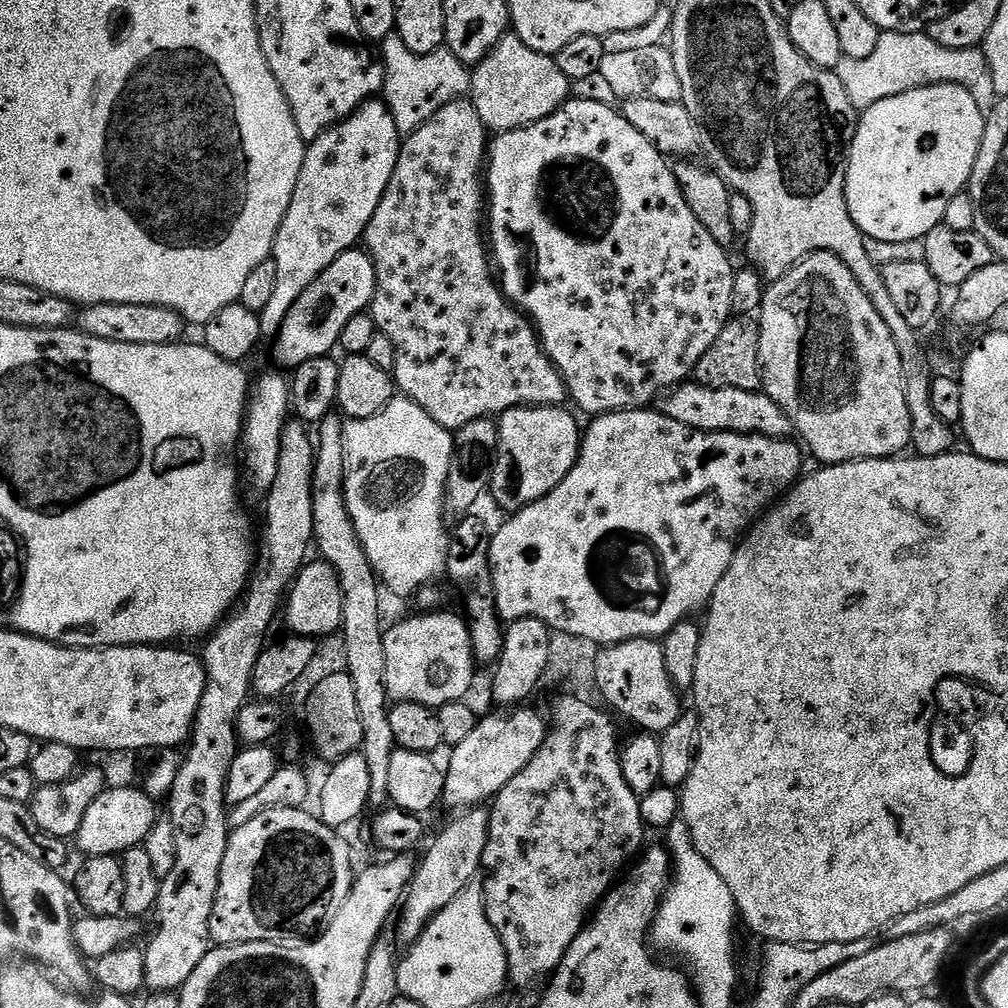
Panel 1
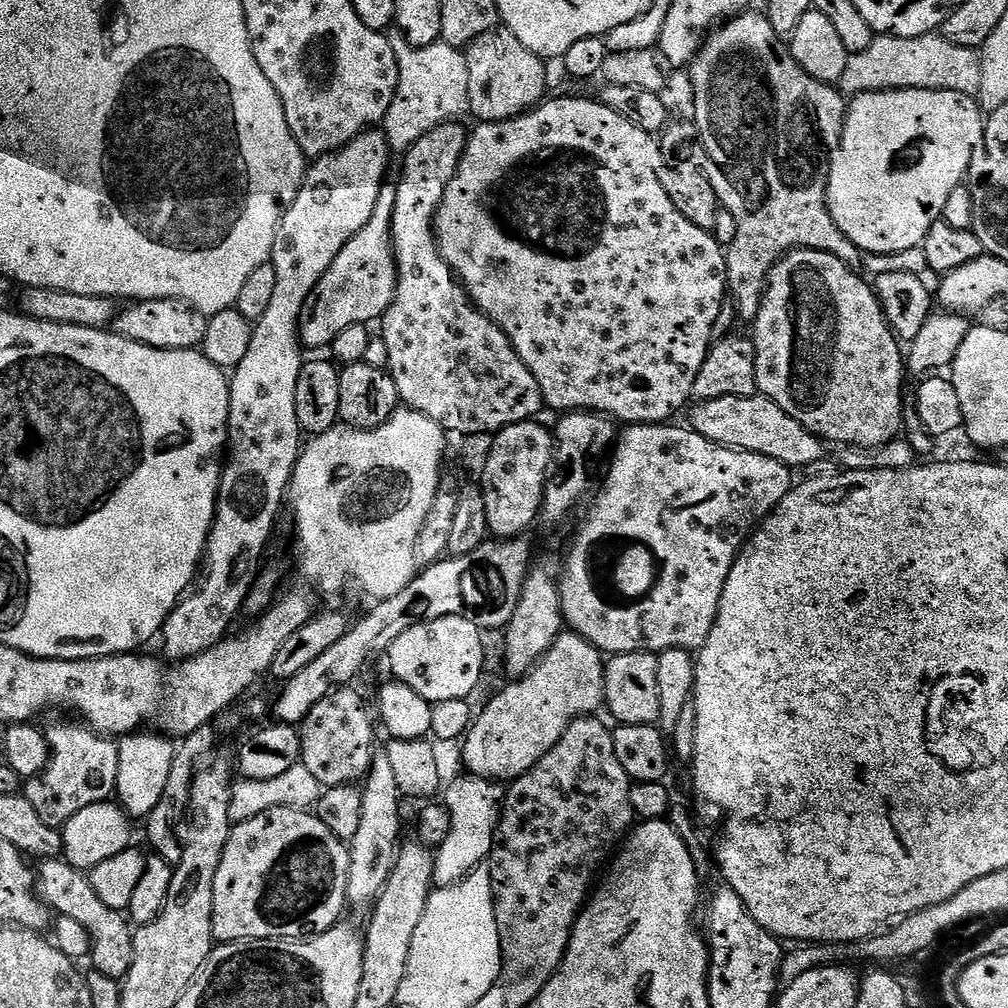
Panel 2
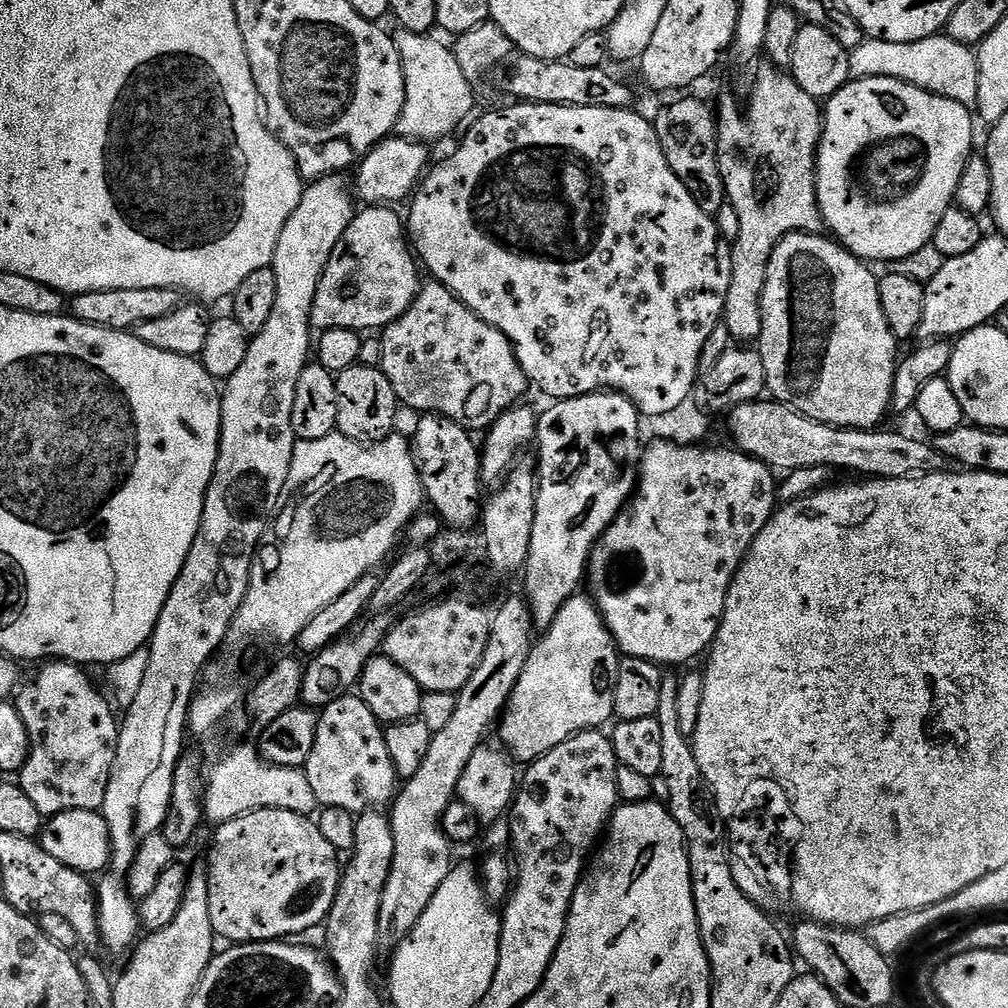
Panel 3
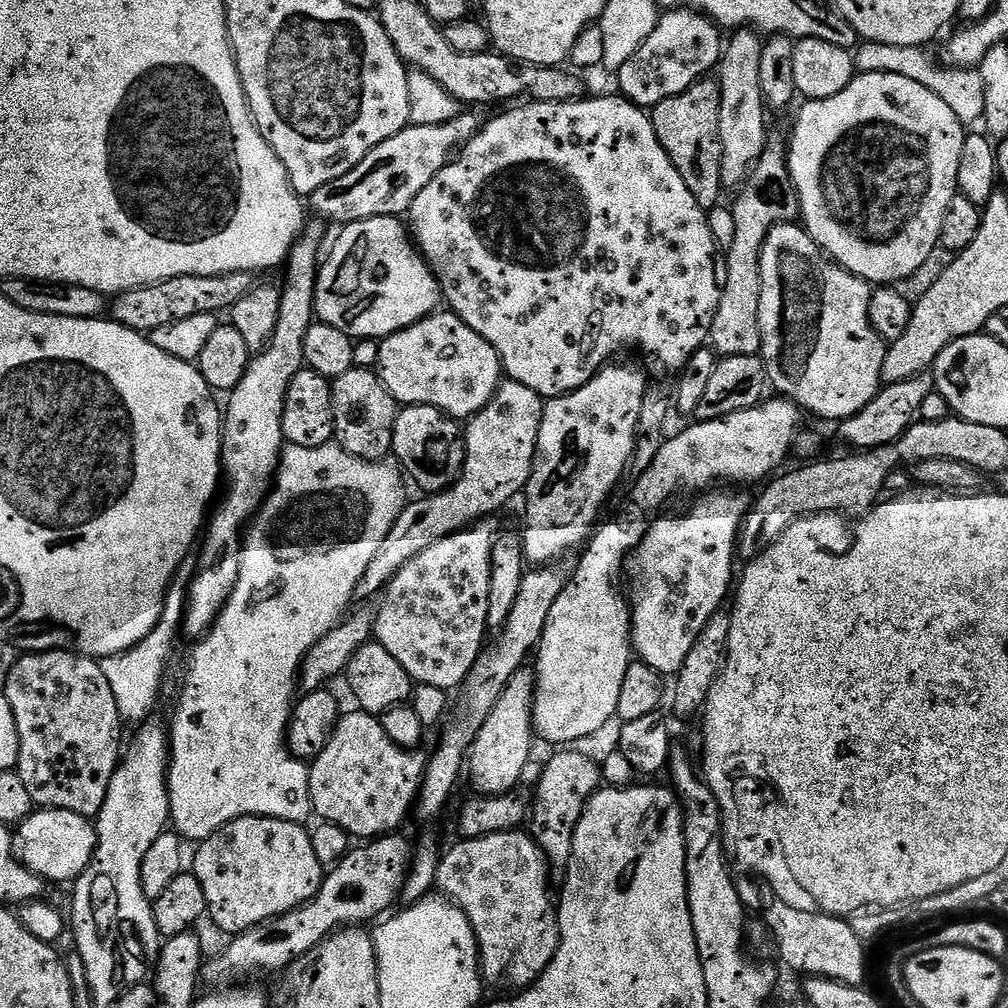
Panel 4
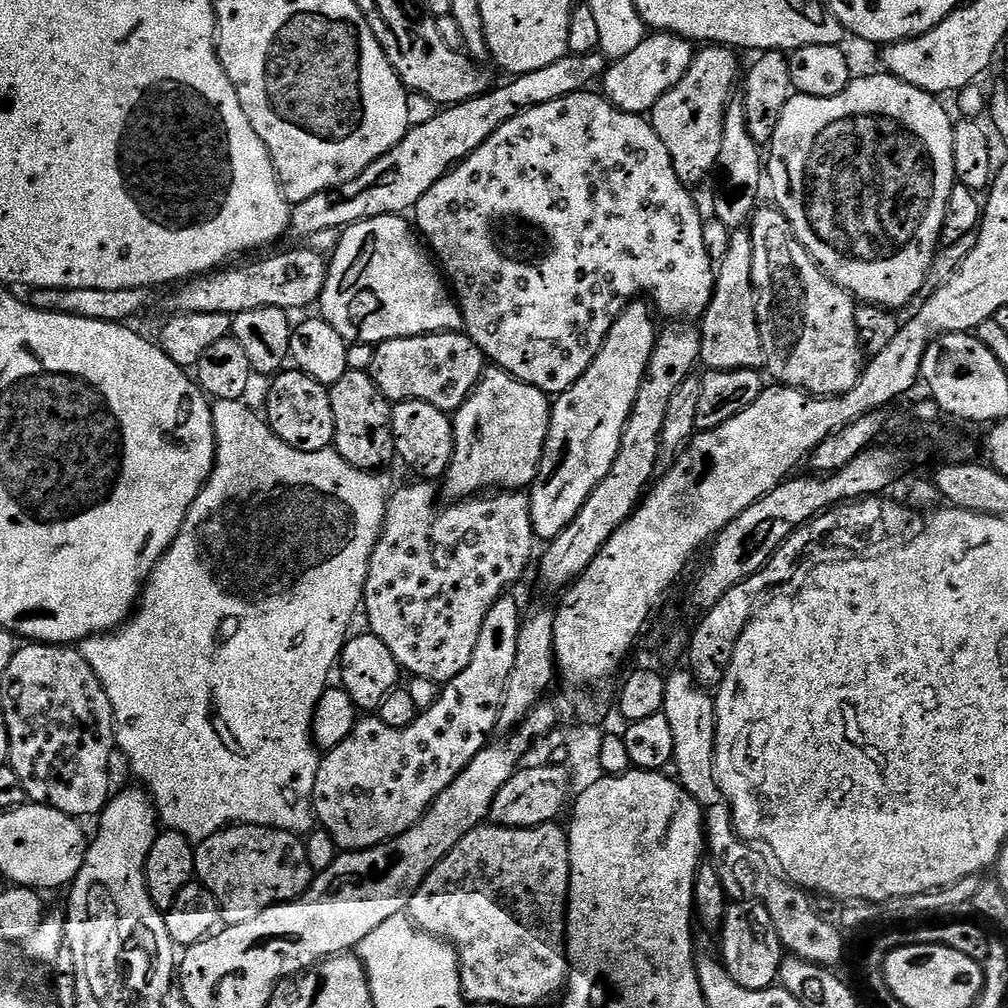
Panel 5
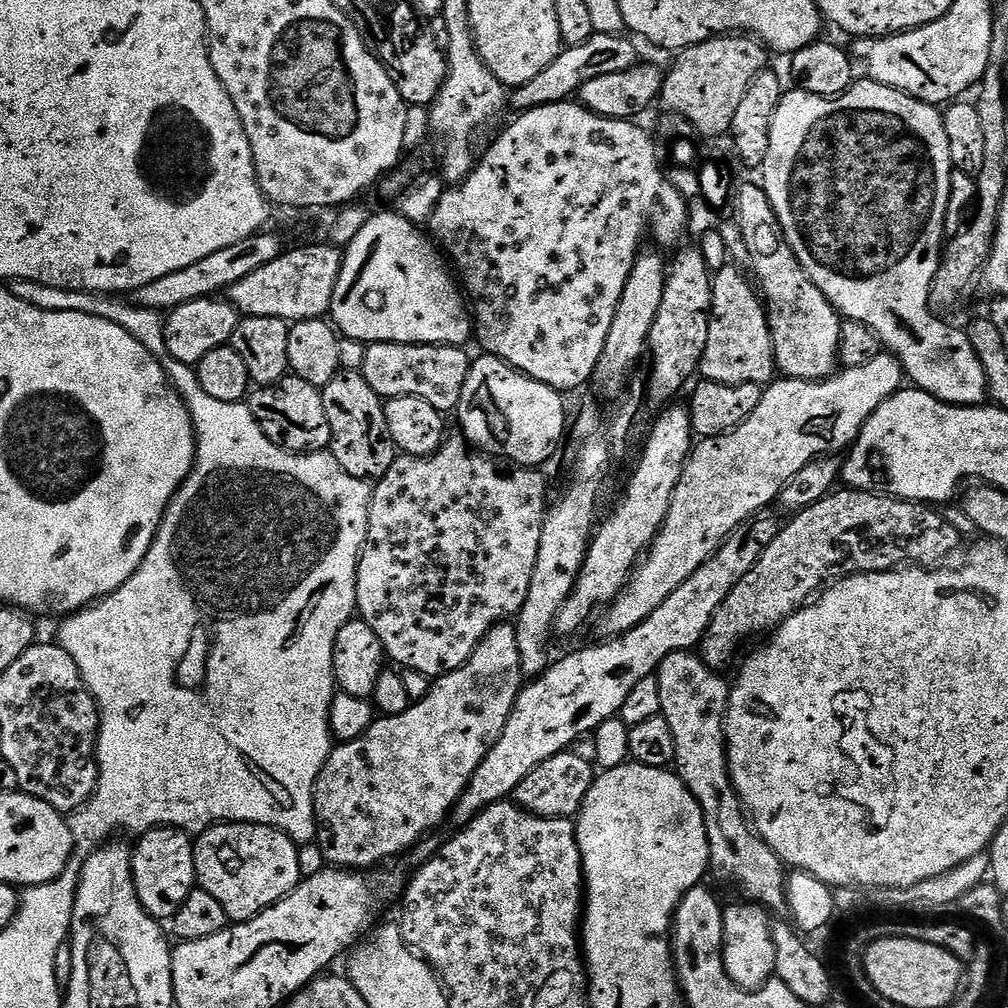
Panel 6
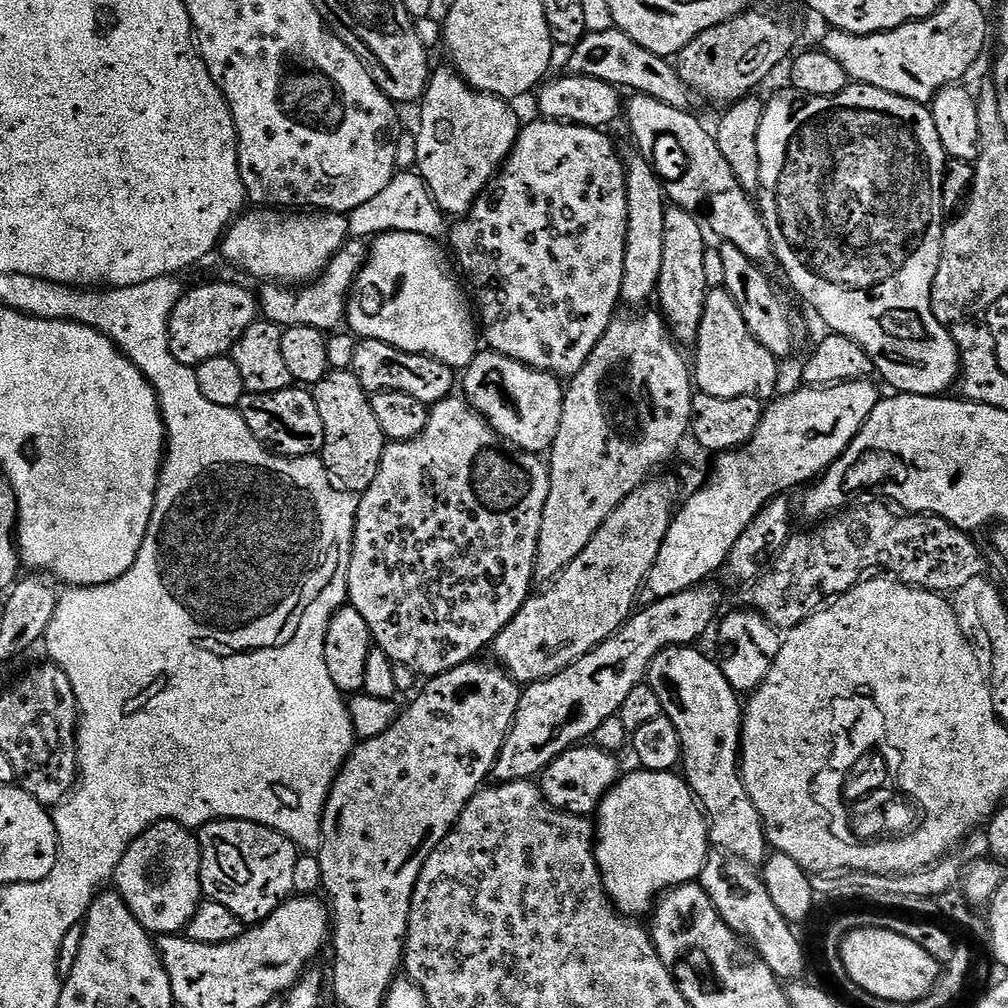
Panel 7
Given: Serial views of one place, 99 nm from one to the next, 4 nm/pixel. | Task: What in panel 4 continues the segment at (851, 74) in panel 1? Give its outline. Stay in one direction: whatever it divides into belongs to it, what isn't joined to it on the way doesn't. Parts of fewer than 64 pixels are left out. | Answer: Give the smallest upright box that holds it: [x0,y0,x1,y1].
[855,42,986,126]

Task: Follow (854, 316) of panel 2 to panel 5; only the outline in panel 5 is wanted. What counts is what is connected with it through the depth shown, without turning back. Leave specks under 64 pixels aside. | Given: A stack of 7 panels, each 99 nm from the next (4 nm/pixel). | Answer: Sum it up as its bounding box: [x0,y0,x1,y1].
[750,206,862,398]

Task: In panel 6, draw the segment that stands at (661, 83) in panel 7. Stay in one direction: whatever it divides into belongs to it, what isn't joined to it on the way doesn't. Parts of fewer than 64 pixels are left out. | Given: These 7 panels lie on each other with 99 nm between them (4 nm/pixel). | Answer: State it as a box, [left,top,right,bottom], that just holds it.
[511,32,638,113]

